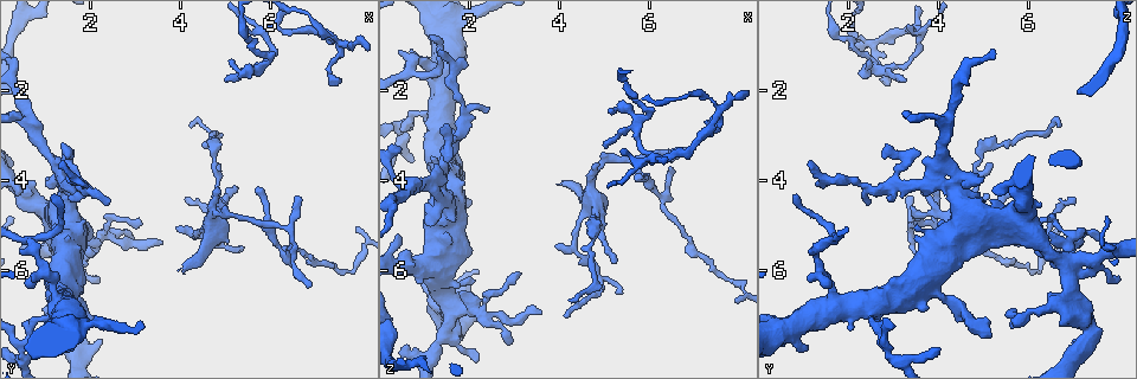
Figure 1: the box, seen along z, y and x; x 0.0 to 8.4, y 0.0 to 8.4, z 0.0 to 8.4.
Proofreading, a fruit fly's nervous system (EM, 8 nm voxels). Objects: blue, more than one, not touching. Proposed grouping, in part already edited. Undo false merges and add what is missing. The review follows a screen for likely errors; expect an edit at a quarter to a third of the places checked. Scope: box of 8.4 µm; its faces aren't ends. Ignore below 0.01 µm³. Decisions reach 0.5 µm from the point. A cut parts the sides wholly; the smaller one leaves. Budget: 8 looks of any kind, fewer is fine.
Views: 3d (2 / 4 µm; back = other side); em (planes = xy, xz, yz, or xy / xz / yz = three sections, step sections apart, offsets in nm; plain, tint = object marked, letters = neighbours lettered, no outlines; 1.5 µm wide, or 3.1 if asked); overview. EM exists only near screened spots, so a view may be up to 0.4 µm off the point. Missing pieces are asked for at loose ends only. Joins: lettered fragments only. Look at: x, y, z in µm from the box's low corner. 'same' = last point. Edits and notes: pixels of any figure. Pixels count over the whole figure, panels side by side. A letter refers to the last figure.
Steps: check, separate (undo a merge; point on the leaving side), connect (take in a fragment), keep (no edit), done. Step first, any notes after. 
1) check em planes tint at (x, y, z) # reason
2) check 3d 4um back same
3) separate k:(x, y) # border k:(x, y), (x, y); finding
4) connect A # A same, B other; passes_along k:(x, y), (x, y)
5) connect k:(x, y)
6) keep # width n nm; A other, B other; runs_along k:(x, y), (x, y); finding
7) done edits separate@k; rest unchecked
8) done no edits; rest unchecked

check em planes letters at (5.15, 1.35, 2.45) # thin end

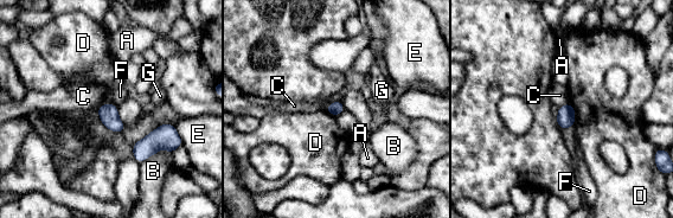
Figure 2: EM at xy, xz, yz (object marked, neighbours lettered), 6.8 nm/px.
keep # width 100 nm; A other, B other, C other, D other, E other, F other, G other; none of them fits

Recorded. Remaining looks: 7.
check em planes letters at (4.00, 6.00, 4.10) # free end

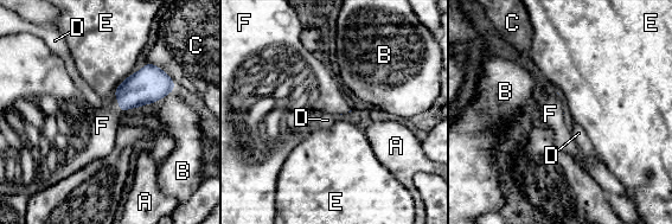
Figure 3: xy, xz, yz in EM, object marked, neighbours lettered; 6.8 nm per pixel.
connect F # longest_contact C 260 nm; A other, B other, C other, D other, E other, F same; the cell continues

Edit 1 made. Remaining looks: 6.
done edits connect@3; rest unchecked

